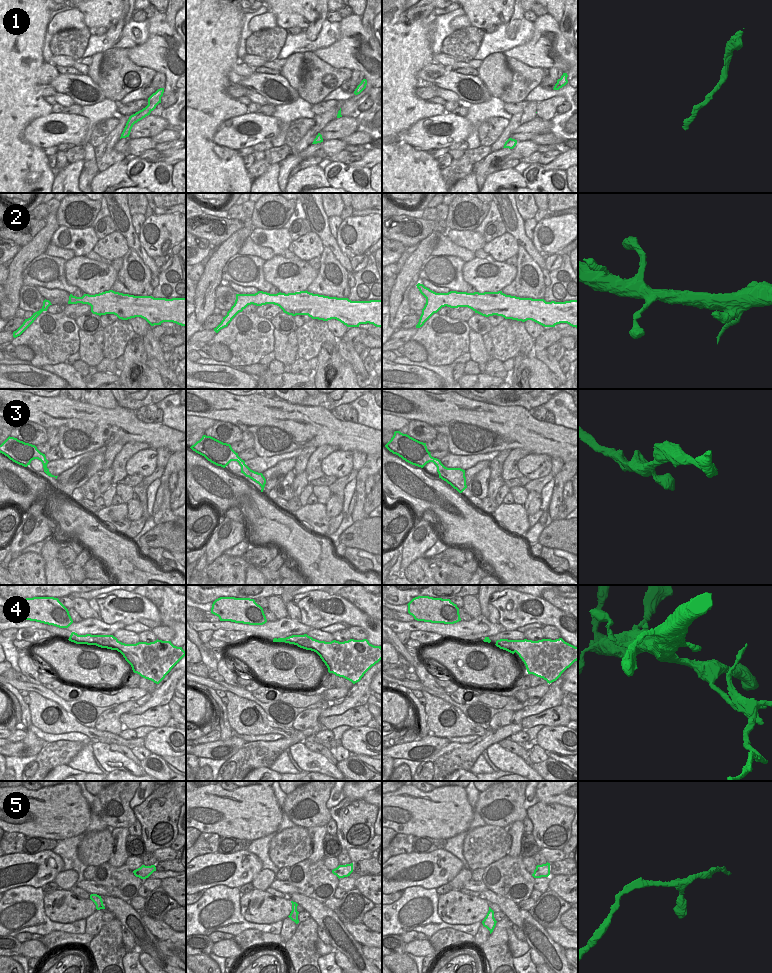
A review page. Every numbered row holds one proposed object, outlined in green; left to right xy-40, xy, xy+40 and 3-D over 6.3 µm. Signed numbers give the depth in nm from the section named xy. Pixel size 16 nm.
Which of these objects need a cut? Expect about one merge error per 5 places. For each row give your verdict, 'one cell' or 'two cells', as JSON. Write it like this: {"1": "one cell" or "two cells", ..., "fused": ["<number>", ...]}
{"1": "one cell", "2": "one cell", "3": "one cell", "4": "two cells", "5": "one cell", "fused": ["4"]}

